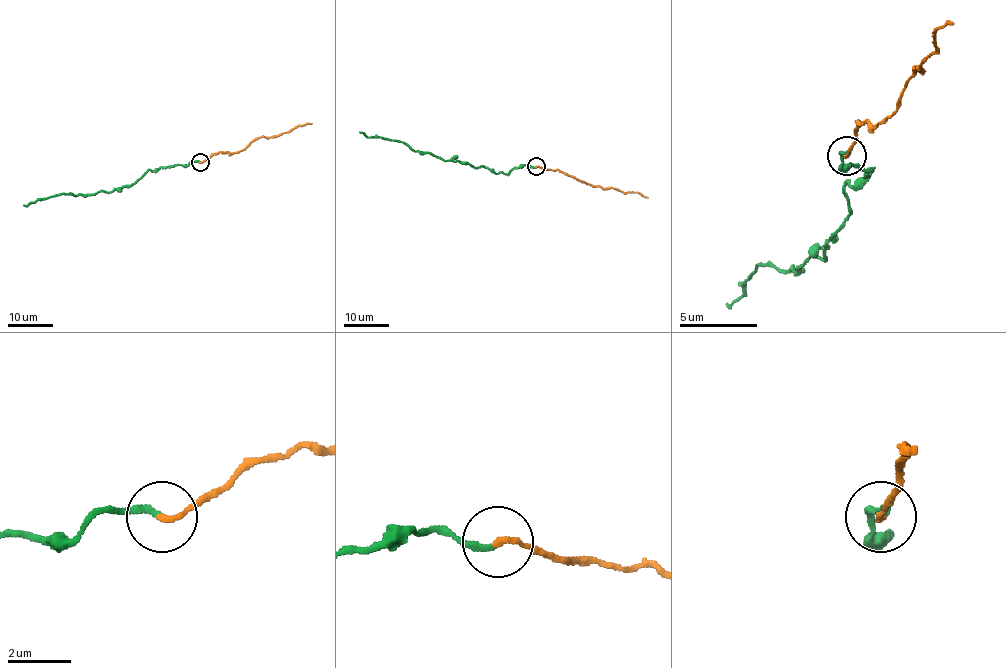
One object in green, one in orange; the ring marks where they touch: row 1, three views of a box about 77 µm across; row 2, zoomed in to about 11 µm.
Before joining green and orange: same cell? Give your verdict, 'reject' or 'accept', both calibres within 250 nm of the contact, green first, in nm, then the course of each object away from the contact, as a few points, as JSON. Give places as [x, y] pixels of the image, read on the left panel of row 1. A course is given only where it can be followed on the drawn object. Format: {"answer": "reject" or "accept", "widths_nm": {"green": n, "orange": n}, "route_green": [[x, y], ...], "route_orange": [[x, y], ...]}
{"answer": "reject", "widths_nm": {"green": 200, "orange": 190}, "route_green": [[200, 162], [147, 171], [129, 185], [108, 192], [77, 195], [65, 193], [24, 204]], "route_orange": [[200, 162], [220, 152], [238, 153], [260, 137], [279, 136], [298, 126], [311, 124]]}

